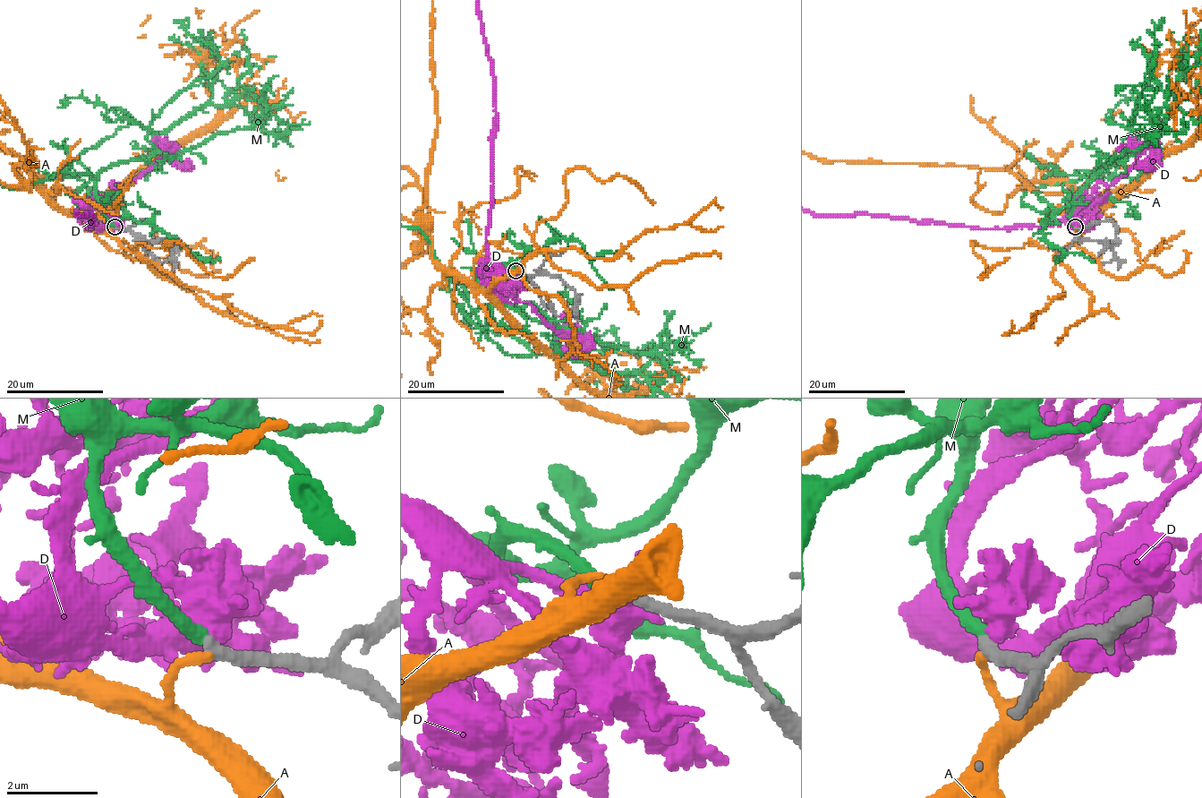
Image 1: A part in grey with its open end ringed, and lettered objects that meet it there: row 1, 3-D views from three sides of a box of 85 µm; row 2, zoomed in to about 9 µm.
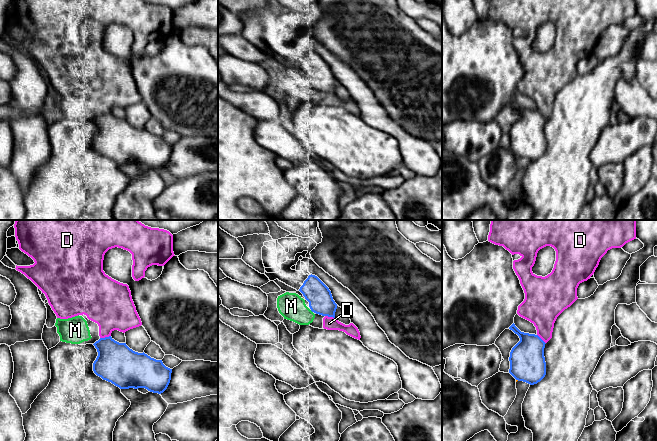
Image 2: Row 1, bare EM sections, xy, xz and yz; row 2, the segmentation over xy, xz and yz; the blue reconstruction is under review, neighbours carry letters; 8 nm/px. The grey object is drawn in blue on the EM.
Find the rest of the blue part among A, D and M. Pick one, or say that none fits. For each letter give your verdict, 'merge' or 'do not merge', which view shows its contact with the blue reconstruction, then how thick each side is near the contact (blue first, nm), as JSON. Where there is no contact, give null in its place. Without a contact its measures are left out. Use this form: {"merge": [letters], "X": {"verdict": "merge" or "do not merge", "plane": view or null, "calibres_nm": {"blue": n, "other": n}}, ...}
{"merge": ["M"], "A": {"verdict": "do not merge", "plane": "yz", "calibres_nm": {"blue": 280, "other": 20}}, "D": {"verdict": "do not merge", "plane": "xy", "calibres_nm": {"blue": 320, "other": 360}}, "M": {"verdict": "merge", "plane": null}}

